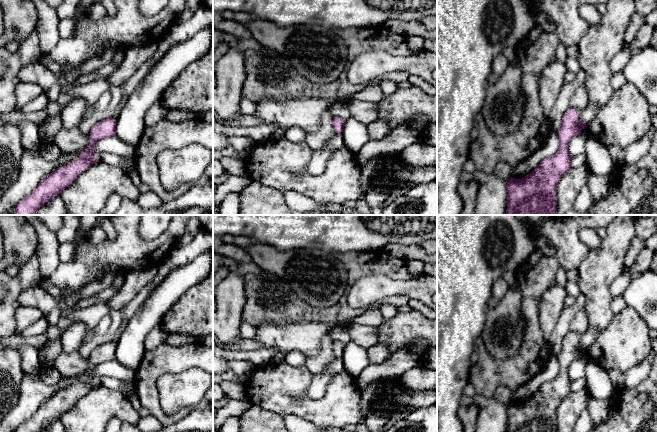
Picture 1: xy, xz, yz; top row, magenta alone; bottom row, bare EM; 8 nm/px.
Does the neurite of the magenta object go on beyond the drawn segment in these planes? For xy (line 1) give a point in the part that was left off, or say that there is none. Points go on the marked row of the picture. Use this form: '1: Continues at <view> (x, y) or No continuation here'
1: Continues at xy (115, 116)

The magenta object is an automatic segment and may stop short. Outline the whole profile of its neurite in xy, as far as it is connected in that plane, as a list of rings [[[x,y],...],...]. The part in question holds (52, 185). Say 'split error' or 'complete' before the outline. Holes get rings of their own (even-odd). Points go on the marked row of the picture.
split error; [[[124,97],[112,117],[95,124],[90,130],[91,143],[81,151],[80,156],[68,164],[57,168],[39,182],[36,189],[23,198],[14,208],[14,215],[35,215],[36,211],[61,191],[72,184],[76,177],[85,171],[90,165],[100,161],[95,156],[95,143],[103,138],[116,135],[118,116],[124,107],[127,98]]]

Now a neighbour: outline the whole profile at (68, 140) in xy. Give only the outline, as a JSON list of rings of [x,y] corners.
[[[62,127],[55,135],[52,144],[59,147],[62,153],[82,151],[91,143],[90,135],[84,135],[78,127]]]

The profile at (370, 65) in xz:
[[[427,50],[409,56],[396,56],[384,51],[367,51],[355,57],[348,69],[348,80],[354,85],[369,85],[374,79],[381,78],[385,73],[393,71],[405,71],[409,75],[421,77],[426,82],[437,88],[437,80],[432,77],[432,73],[437,69],[437,55]]]

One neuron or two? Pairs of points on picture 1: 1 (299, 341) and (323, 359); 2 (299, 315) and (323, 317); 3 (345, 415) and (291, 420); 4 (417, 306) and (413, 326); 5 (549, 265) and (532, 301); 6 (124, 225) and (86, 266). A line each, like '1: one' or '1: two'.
1: two
2: one
3: two
4: two
5: one
6: one

